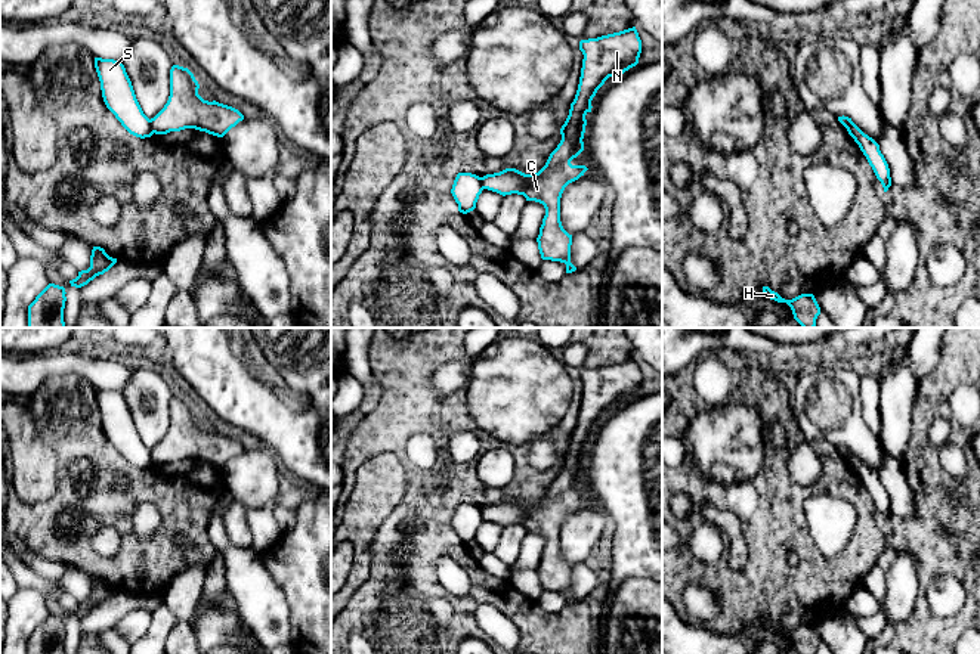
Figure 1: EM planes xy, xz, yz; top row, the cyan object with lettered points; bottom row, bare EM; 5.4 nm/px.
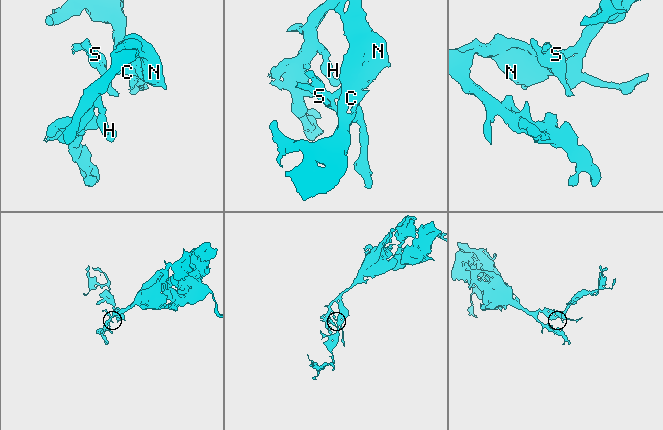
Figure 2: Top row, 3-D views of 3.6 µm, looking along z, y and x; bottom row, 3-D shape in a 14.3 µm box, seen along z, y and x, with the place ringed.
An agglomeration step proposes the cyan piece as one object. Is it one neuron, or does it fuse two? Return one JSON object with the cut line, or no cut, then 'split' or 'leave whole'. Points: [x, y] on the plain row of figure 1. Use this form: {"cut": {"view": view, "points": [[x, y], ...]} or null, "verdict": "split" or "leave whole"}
{"cut": {"view": "xy", "points": [[150, 451], [154, 462]]}, "verdict": "split"}

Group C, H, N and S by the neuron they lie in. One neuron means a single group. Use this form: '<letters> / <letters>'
C H N / S

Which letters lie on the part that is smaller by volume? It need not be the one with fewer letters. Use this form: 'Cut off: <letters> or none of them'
Cut off: S

